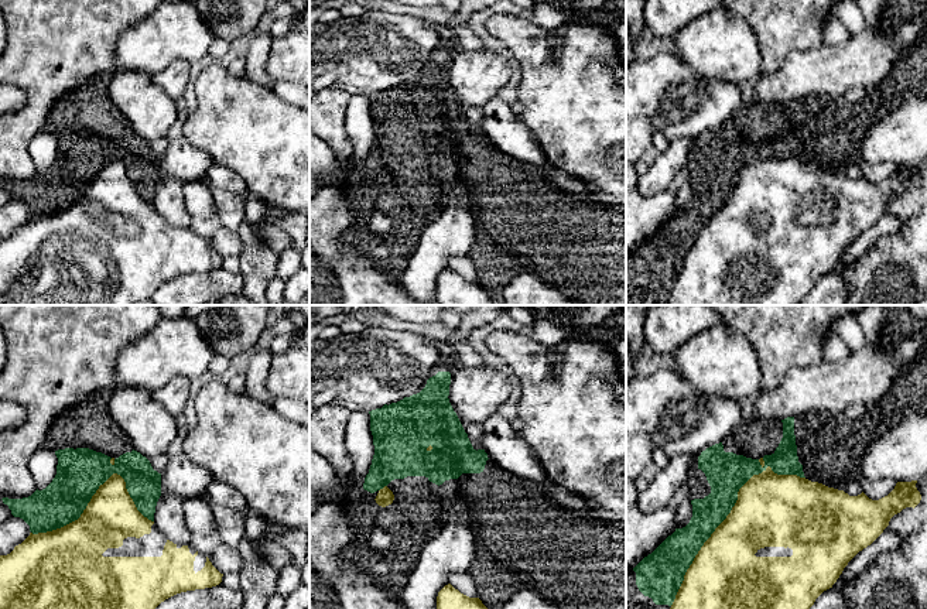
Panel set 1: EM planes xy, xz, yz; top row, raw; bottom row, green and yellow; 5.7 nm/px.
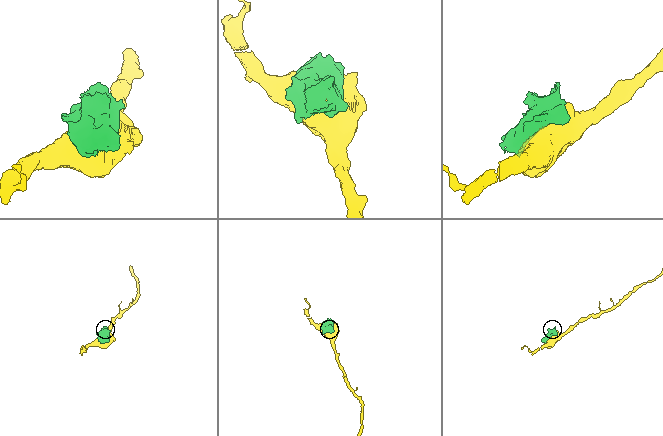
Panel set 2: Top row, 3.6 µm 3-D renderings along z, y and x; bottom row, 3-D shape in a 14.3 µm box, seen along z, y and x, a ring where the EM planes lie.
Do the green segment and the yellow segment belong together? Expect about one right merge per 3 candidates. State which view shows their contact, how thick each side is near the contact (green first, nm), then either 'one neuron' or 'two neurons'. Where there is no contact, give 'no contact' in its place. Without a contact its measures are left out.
yz | 240/420 nm | two neurons

